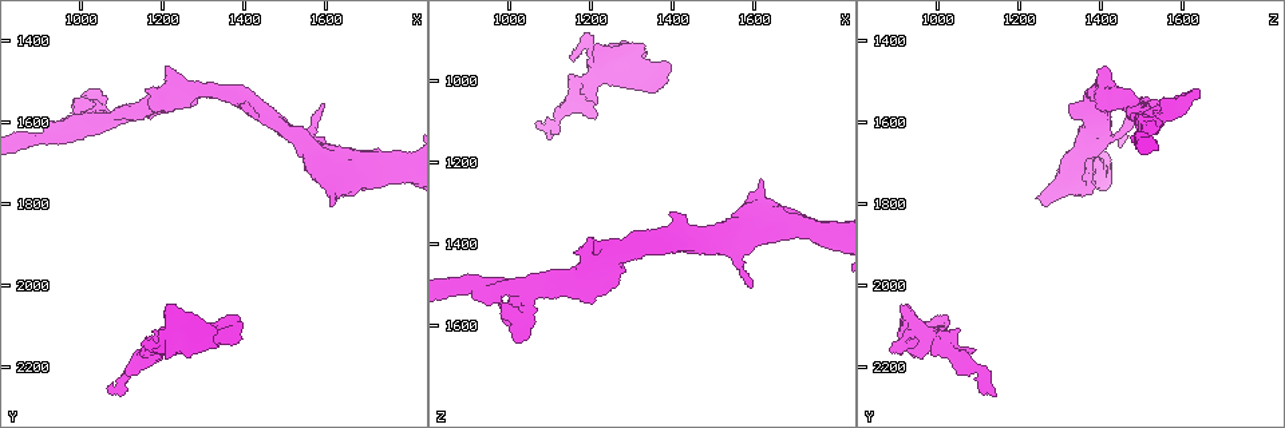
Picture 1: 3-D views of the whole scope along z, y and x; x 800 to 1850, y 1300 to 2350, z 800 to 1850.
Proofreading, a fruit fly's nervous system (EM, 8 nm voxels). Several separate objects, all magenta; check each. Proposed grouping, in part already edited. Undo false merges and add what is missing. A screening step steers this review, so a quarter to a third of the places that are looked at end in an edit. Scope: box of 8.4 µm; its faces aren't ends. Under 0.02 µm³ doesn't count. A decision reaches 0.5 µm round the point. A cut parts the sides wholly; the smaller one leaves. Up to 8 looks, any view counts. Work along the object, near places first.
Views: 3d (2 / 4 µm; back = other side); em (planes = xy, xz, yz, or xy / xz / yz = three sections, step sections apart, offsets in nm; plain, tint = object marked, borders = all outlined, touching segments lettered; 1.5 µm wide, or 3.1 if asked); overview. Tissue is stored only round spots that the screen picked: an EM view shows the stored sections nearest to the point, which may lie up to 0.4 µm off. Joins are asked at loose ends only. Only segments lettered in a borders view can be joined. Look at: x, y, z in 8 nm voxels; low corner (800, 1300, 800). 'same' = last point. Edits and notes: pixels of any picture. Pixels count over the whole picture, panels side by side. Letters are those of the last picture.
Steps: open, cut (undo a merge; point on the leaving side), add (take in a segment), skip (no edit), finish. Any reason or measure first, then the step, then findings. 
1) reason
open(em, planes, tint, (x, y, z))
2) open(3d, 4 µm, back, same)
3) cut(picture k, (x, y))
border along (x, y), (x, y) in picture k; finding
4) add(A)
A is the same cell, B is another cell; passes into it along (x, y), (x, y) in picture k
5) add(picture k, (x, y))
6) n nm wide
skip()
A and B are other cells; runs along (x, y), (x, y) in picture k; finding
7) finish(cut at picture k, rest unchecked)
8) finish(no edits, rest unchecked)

three arms meet
open(3d, 4 µm, (1060, 1590, 1505))

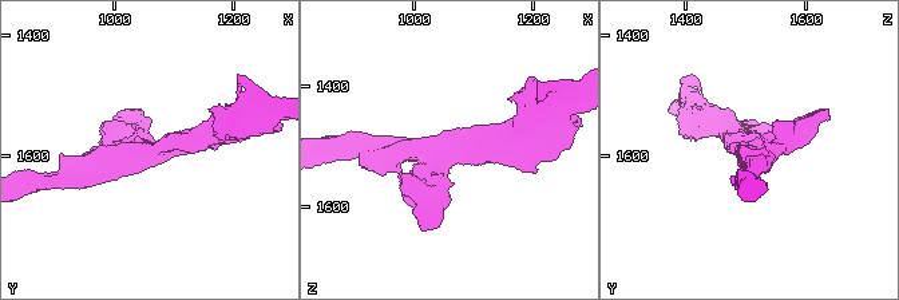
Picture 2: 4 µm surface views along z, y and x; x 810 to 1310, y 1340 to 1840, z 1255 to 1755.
3 arms; arms of 260, 300, 340 nm; now the EM
open(em, planes, plain, (1060, 1590, 1505))

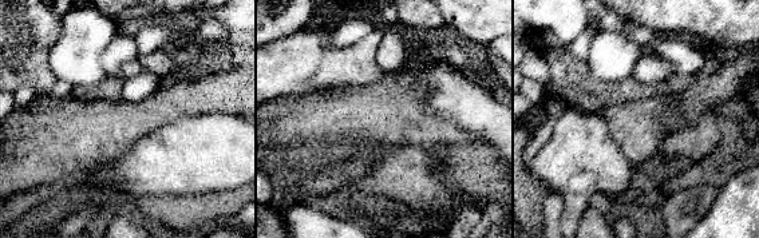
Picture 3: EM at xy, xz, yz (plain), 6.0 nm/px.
see the neighbours
open(em, planes, borders, same)

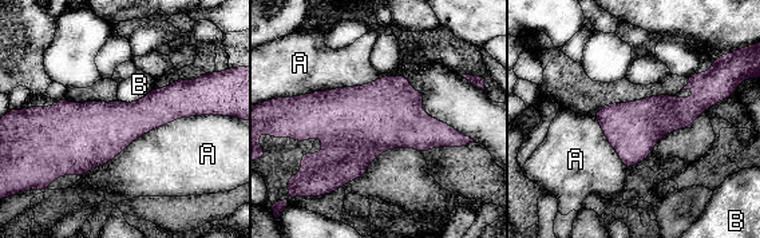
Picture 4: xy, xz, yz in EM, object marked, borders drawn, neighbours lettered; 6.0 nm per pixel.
A touches over 1100 nm
skip()
A and B are other cells; border along (154, 87), (134, 102), (118, 100) in picture 4; one neuron here

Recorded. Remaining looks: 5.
tapers out
open(em, xz, step 4, tint, (1175, 2155, 930))

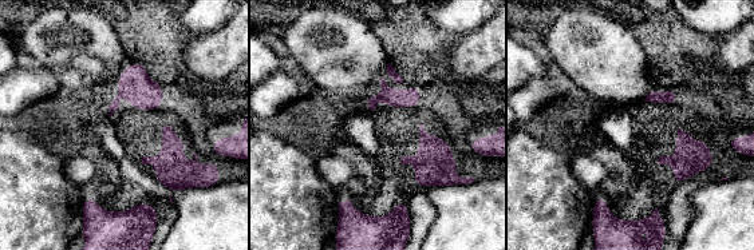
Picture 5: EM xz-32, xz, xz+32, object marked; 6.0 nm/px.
see the neighbours
open(em, xz, step 4, borders, same)

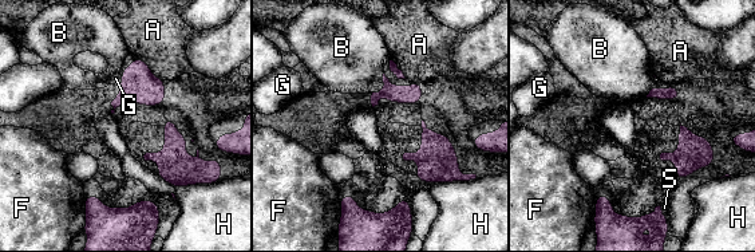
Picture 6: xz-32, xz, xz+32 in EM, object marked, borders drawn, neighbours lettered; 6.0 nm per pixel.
A touches over 220 nm
skip()
A, B, F, G, H and S are other cells; border along (119, 75), (121, 83) in picture 6; no lettered segment goes on from it

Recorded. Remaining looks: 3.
free end
open(em, 3.1 µm, planes, plain, (1365, 2070, 1010))

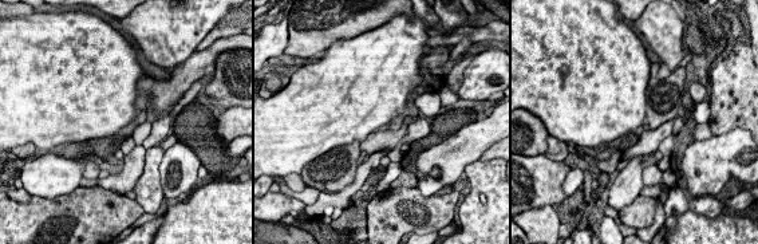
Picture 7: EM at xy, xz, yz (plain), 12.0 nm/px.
open(em, 3.1 µm, planes, borders, same)

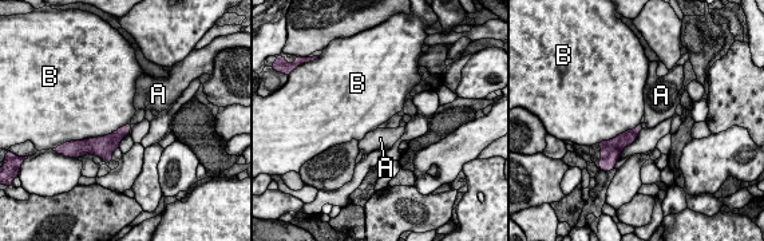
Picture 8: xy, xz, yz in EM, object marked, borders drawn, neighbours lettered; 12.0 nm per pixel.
skip()
A and B are other cells; no lettered segment goes on from it

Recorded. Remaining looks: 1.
finish(no edits, rest unchecked)

